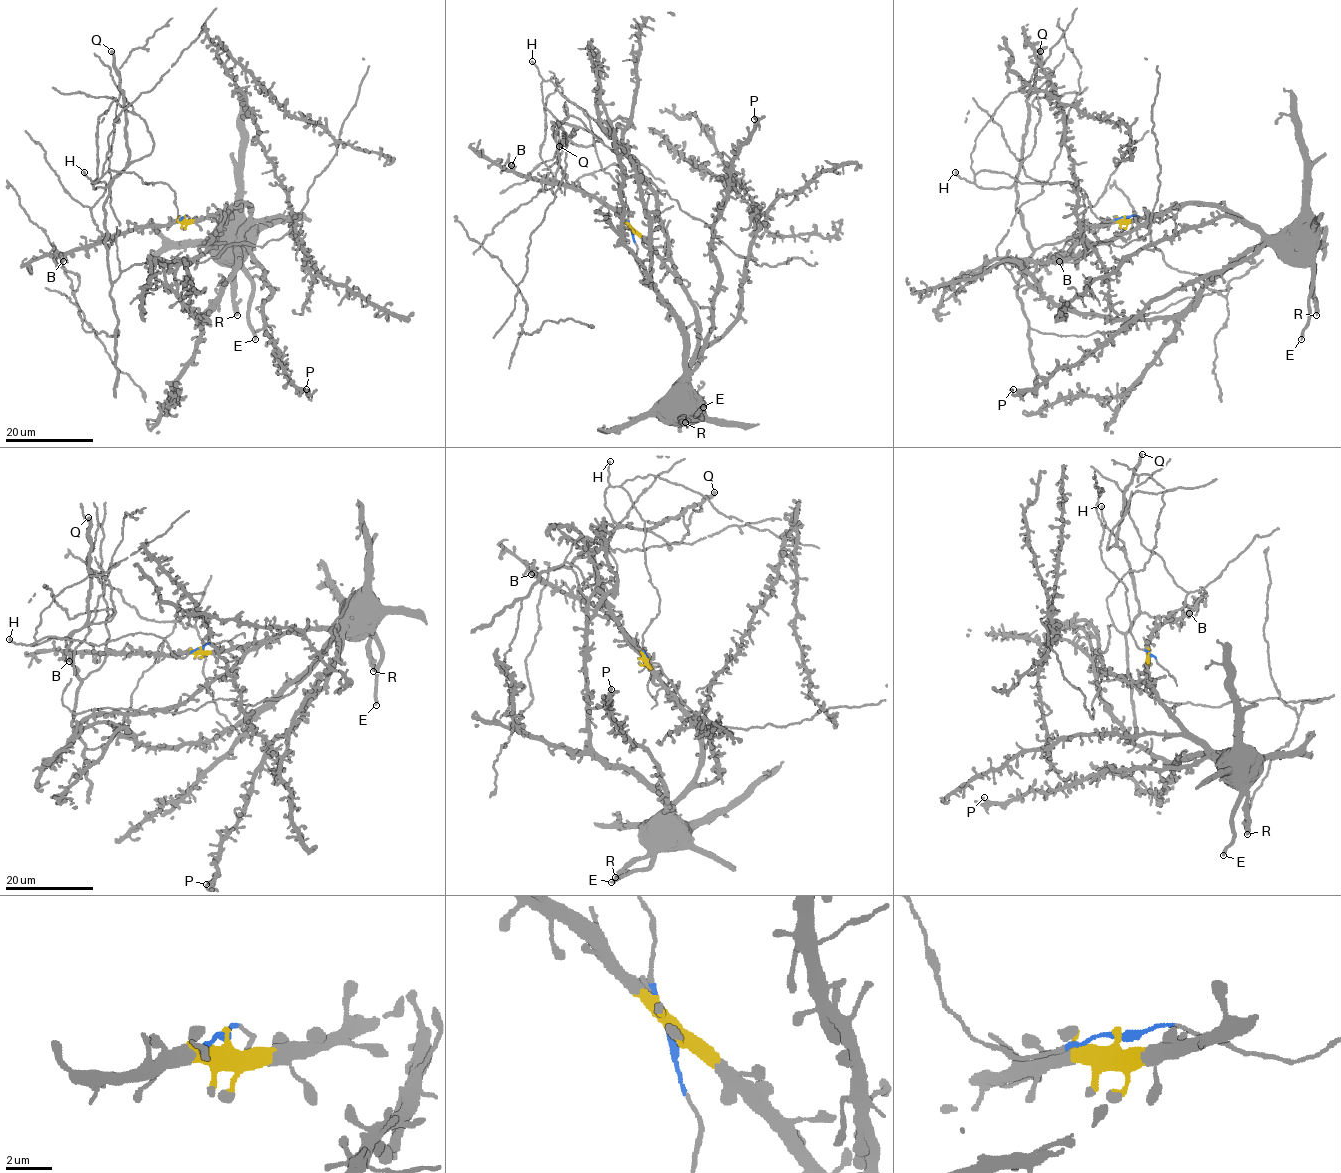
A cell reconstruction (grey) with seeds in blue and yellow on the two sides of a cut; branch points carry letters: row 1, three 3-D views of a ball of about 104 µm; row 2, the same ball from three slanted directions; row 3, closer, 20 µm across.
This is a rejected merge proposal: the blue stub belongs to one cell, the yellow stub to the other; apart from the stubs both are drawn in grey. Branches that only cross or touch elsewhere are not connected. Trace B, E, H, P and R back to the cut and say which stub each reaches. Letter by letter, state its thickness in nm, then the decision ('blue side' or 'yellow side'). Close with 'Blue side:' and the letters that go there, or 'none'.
B: calibre 280 nm; yellow side
E: calibre 340 nm; yellow side
H: calibre 280 nm; blue side
P: calibre 190 nm; yellow side
R: calibre 420 nm; yellow side
Blue side: H

